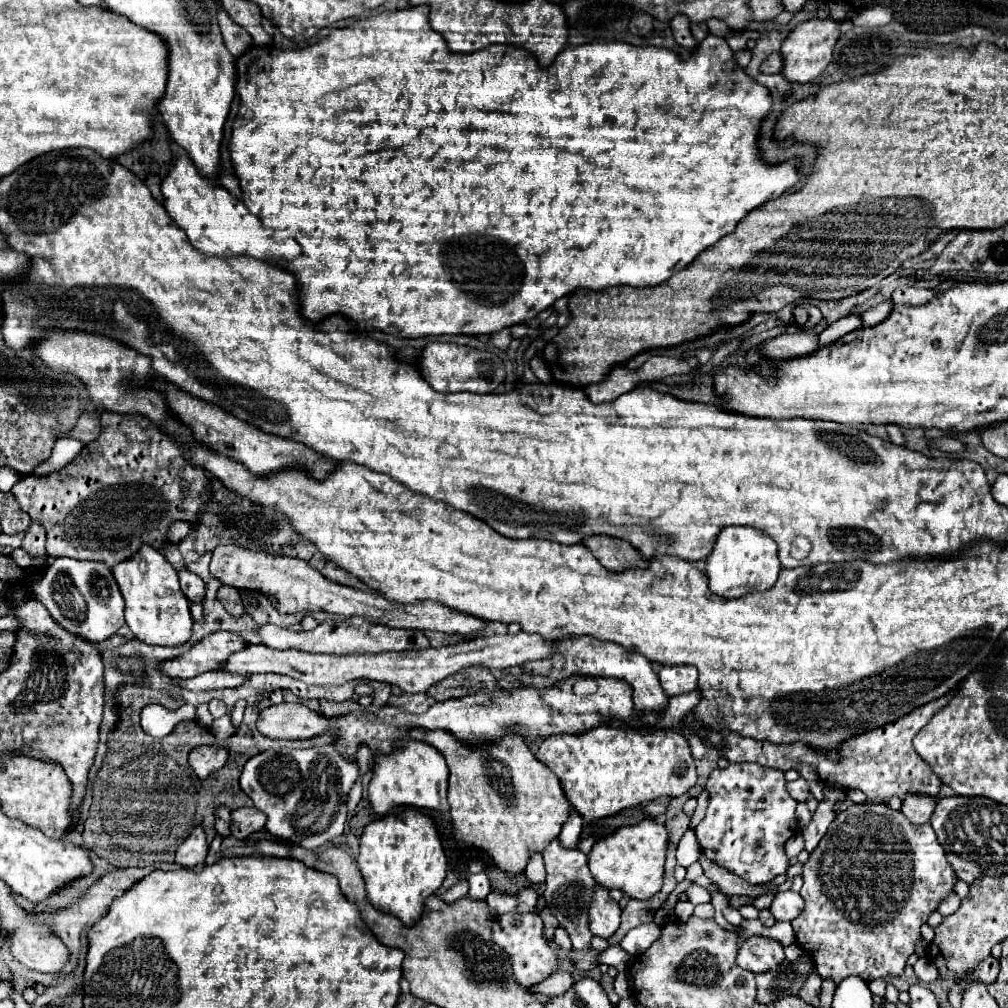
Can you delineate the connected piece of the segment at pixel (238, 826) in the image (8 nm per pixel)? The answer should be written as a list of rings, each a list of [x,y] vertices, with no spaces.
[[[237,808],[231,812],[231,834],[239,840],[261,830],[267,816],[257,808]]]

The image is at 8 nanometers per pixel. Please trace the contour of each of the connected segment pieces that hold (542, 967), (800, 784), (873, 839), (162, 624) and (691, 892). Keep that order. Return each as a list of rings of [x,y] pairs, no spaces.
[[[503,914],[503,916],[497,916],[493,920],[491,932],[493,932],[493,942],[497,942],[497,946],[507,952],[515,980],[521,982],[521,986],[537,984],[537,982],[545,980],[547,976],[551,976],[553,970],[557,970],[559,954],[551,946],[551,942],[543,936],[543,920],[539,914]]]
[[[797,778],[795,782],[787,782],[787,792],[789,792],[797,802],[803,802],[803,800],[807,800],[807,796],[809,796],[809,784],[807,784],[807,780]]]
[[[853,804],[841,818],[851,832],[827,832],[819,846],[803,864],[803,888],[799,894],[805,900],[803,912],[791,922],[797,934],[797,944],[815,962],[821,978],[841,982],[847,976],[861,976],[865,982],[885,976],[901,976],[907,958],[913,954],[919,938],[919,928],[937,908],[939,900],[953,890],[955,872],[947,862],[943,846],[937,842],[931,824],[911,824],[901,812],[887,804]]]
[[[142,544],[139,552],[113,566],[113,576],[125,600],[125,620],[137,640],[159,646],[179,646],[191,636],[189,600],[179,588],[177,572],[153,546]]]
[[[691,884],[687,890],[687,896],[689,896],[689,902],[693,902],[693,904],[701,904],[701,902],[711,900],[711,894],[705,888],[701,888],[699,884]]]

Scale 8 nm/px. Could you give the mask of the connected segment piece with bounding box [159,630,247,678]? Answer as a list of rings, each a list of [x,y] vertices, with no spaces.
[[[217,630],[207,638],[203,638],[201,642],[197,642],[187,654],[179,658],[163,660],[159,666],[161,666],[161,672],[171,678],[193,678],[207,670],[217,670],[217,666],[225,662],[229,654],[245,646],[247,642],[241,636],[233,632]]]

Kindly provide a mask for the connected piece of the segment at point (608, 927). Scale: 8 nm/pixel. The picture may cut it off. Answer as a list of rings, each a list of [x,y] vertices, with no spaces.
[[[597,884],[593,888],[589,904],[589,930],[601,938],[609,938],[617,930],[621,916],[619,902],[615,902],[609,892],[609,888]]]

